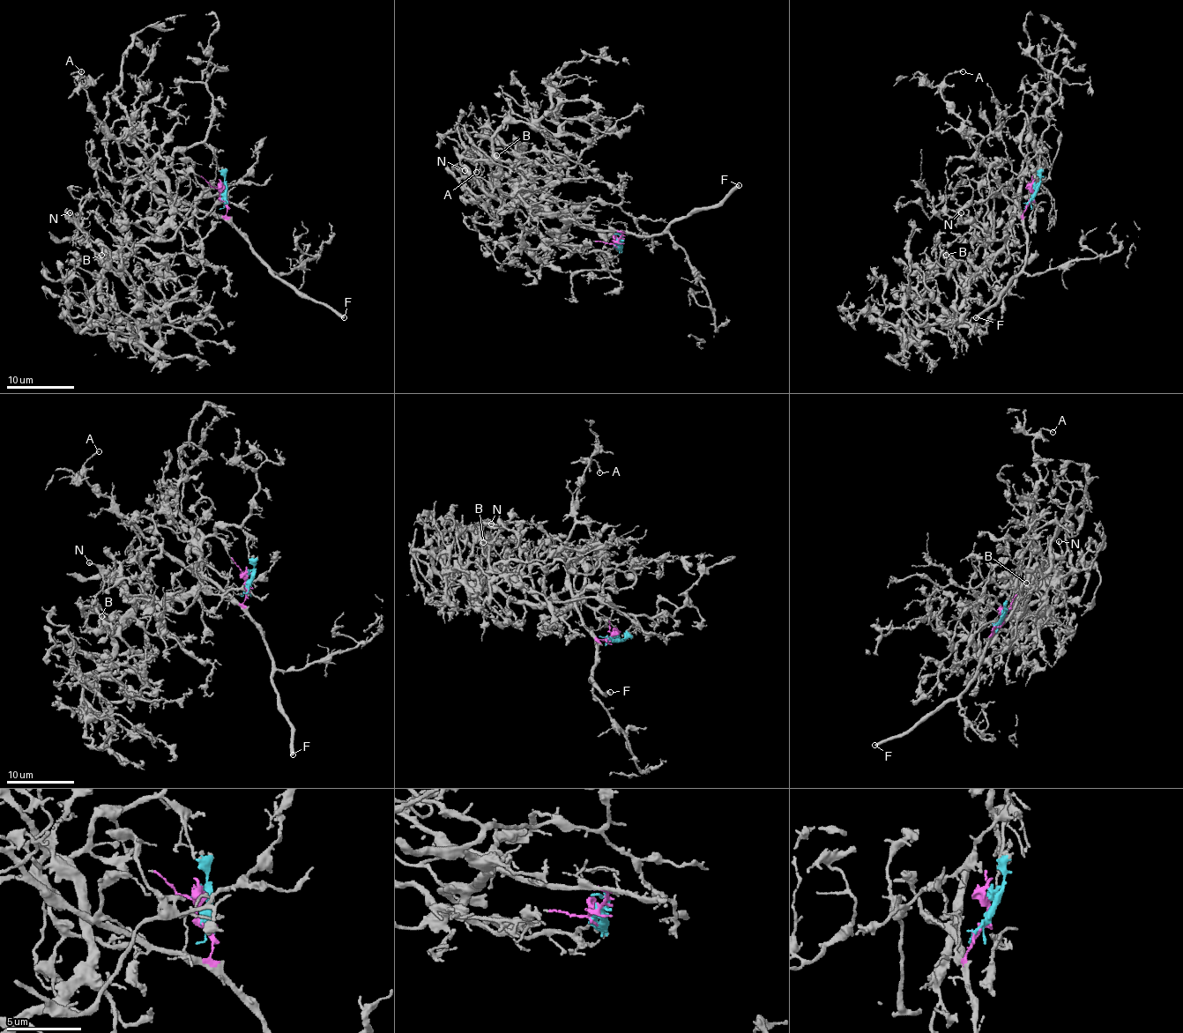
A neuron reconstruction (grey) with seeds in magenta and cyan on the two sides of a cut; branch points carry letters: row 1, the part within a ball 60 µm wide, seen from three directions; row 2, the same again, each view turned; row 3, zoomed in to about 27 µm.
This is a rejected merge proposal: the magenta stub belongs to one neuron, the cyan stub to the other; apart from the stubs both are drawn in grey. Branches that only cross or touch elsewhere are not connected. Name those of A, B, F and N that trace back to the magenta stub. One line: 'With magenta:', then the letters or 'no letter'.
With magenta: A, F

